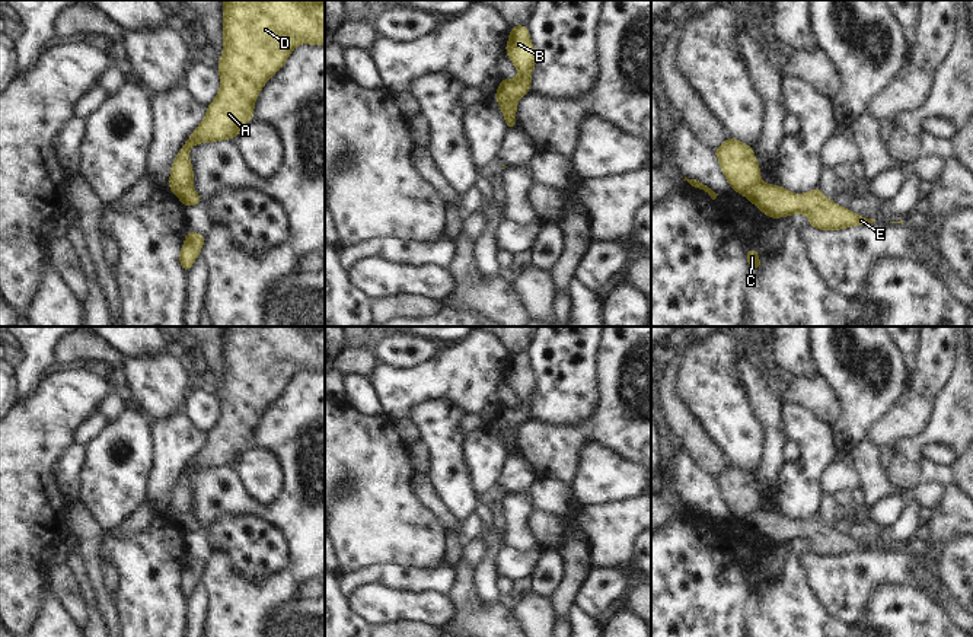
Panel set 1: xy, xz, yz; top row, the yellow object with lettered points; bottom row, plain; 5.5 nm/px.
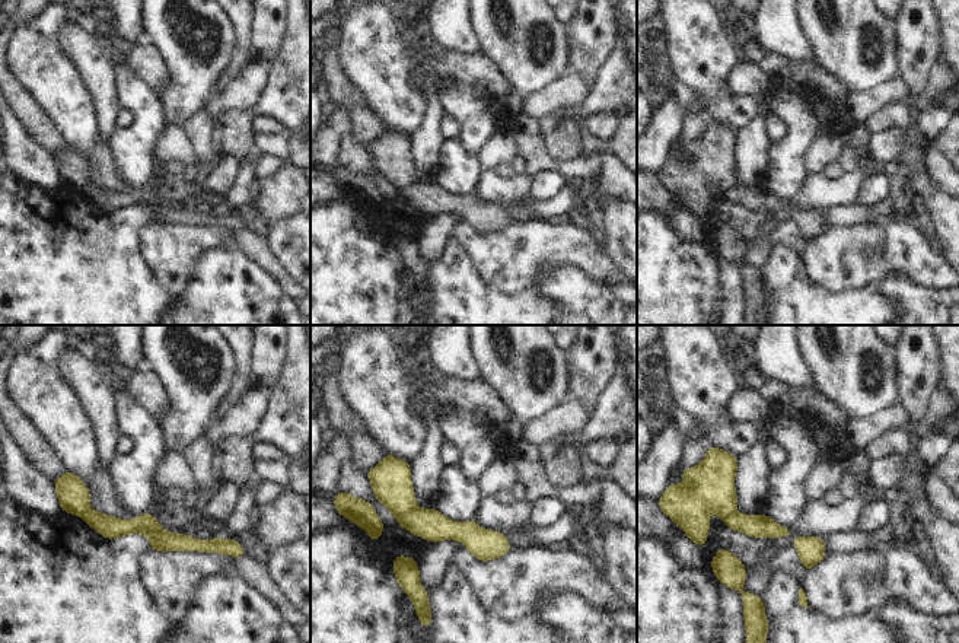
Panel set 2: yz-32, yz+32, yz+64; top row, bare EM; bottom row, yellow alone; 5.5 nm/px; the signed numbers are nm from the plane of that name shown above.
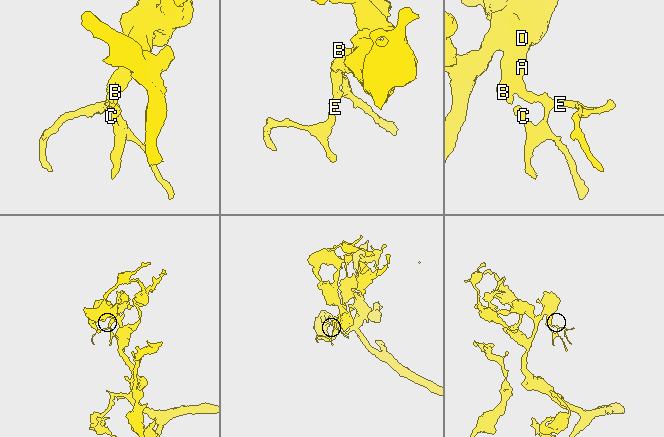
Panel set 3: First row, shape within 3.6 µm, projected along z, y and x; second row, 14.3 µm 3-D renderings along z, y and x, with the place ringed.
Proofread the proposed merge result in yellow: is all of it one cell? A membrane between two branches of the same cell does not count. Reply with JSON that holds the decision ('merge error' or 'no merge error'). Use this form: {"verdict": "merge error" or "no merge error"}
{"verdict": "merge error"}

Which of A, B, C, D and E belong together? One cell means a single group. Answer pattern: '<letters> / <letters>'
A B D / C E

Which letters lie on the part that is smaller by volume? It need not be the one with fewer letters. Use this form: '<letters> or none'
C, E

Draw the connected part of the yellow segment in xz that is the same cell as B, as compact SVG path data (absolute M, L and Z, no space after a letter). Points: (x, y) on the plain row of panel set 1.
M526 351L511 353L505 379L519 398L519 404L501 407L494 421L498 430L507 426L520 426L530 418L530 399L535 396L536 379Z

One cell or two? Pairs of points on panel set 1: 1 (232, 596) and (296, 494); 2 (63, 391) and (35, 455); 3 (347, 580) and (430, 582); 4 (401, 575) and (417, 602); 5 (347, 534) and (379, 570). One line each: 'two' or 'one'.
1: one
2: one
3: one
4: two
5: two

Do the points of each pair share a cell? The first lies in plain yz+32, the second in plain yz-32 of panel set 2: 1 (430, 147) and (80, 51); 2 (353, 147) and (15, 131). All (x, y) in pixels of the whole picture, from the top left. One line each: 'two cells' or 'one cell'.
1: one cell
2: one cell

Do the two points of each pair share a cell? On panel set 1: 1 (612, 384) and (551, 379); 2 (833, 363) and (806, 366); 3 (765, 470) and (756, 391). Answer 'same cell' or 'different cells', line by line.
1: different cells
2: different cells
3: same cell

